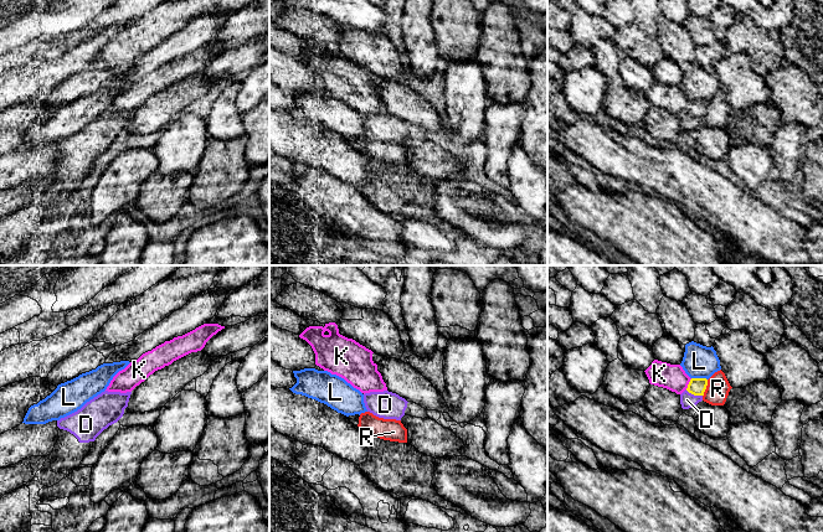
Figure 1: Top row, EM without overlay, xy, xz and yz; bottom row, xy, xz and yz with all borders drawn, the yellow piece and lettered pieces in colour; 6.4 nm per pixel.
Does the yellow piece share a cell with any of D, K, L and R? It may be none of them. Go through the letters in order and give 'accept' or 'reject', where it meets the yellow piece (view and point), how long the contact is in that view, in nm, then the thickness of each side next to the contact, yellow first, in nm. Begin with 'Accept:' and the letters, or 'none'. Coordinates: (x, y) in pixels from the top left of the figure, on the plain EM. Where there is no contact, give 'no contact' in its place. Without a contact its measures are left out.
Accept: D
D: accept; meets yellow in yz at (694, 117); contact 120 nm long; 110 nm thick on the yellow side, 100 nm on the other
K: reject; meets yellow in yz at (689, 106); contact 80 nm long; 110 nm thick on the yellow side, 170 nm on the other
L: reject; meets yellow in yz at (699, 101); contact 110 nm long; 110 nm thick on the yellow side, 220 nm on the other
R: reject; meets yellow in yz at (705, 110); contact 120 nm long; 110 nm thick on the yellow side, 150 nm on the other

